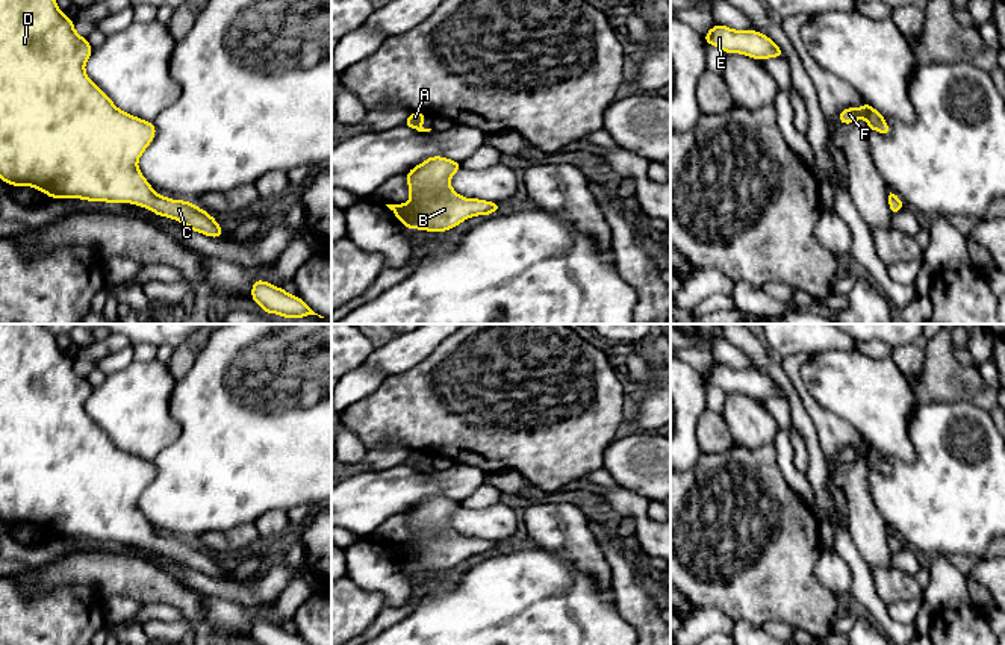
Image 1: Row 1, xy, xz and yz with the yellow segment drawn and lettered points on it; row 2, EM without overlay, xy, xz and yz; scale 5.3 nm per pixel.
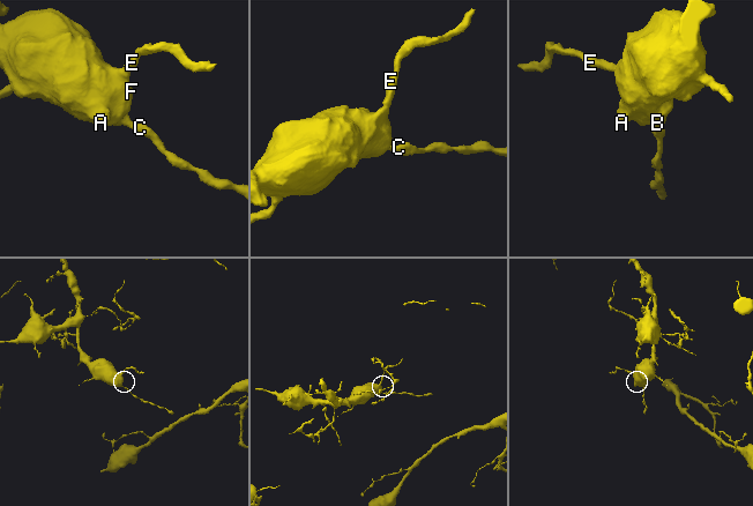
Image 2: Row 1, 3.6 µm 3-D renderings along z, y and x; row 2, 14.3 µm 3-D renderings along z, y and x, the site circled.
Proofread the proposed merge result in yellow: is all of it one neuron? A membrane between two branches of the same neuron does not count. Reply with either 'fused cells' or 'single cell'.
single cell

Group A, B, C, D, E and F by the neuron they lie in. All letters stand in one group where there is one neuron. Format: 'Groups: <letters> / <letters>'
Groups: A B C D E F

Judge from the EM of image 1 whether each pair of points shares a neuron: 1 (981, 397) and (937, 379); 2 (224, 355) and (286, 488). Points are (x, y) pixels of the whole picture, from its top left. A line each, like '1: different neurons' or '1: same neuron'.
1: same neuron
2: same neuron

